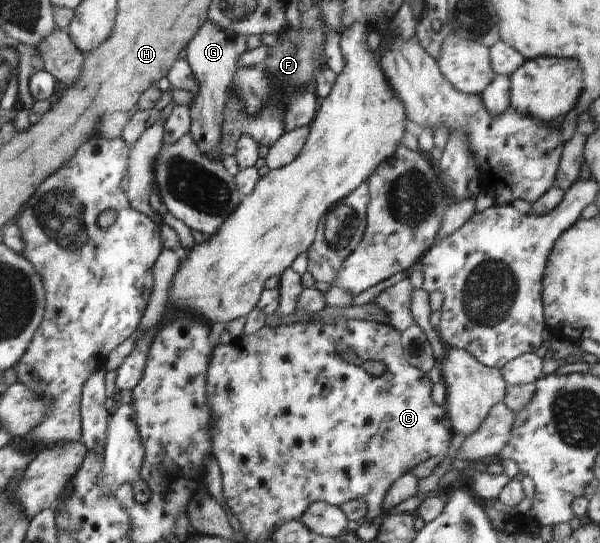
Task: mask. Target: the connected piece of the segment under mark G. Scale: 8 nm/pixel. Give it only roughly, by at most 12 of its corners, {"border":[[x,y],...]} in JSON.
{"border":[[205,21],[186,61],[198,82],[191,136],[223,159],[227,88],[246,37]]}

